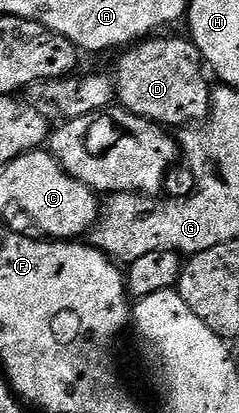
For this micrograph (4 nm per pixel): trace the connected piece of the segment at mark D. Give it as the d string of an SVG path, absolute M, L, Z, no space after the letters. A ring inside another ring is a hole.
M155 35L138 42L116 63L113 76L118 104L128 113L164 127L191 127L202 123L208 120L213 92L213 85L203 78L204 59L199 48L186 36L163 36L167 35Z

